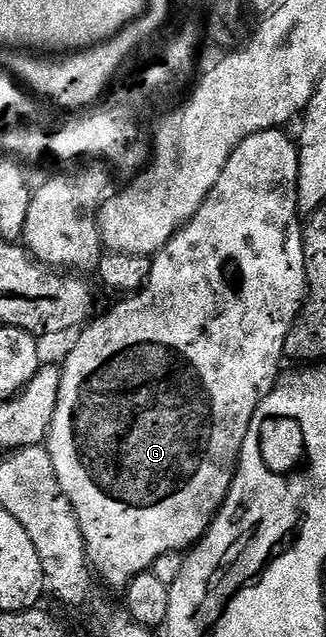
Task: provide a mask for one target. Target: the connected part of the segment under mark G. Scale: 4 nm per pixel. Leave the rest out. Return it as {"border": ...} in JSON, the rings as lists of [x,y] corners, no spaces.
{"border":[[[282,129],[261,131],[245,139],[231,153],[226,168],[220,173],[220,181],[216,181],[204,205],[200,205],[196,215],[172,236],[164,249],[153,256],[146,286],[123,298],[126,300],[116,304],[107,315],[99,314],[81,332],[83,335],[75,341],[66,363],[61,364],[62,380],[56,413],[50,426],[48,450],[60,489],[68,497],[78,518],[91,568],[95,576],[110,587],[126,588],[140,573],[151,570],[164,553],[185,552],[205,535],[234,484],[238,462],[242,460],[244,437],[248,437],[248,425],[252,425],[256,409],[280,378],[286,338],[302,311],[302,304],[306,302],[306,262],[302,244],[304,223],[298,209],[298,144],[286,133]]]}

